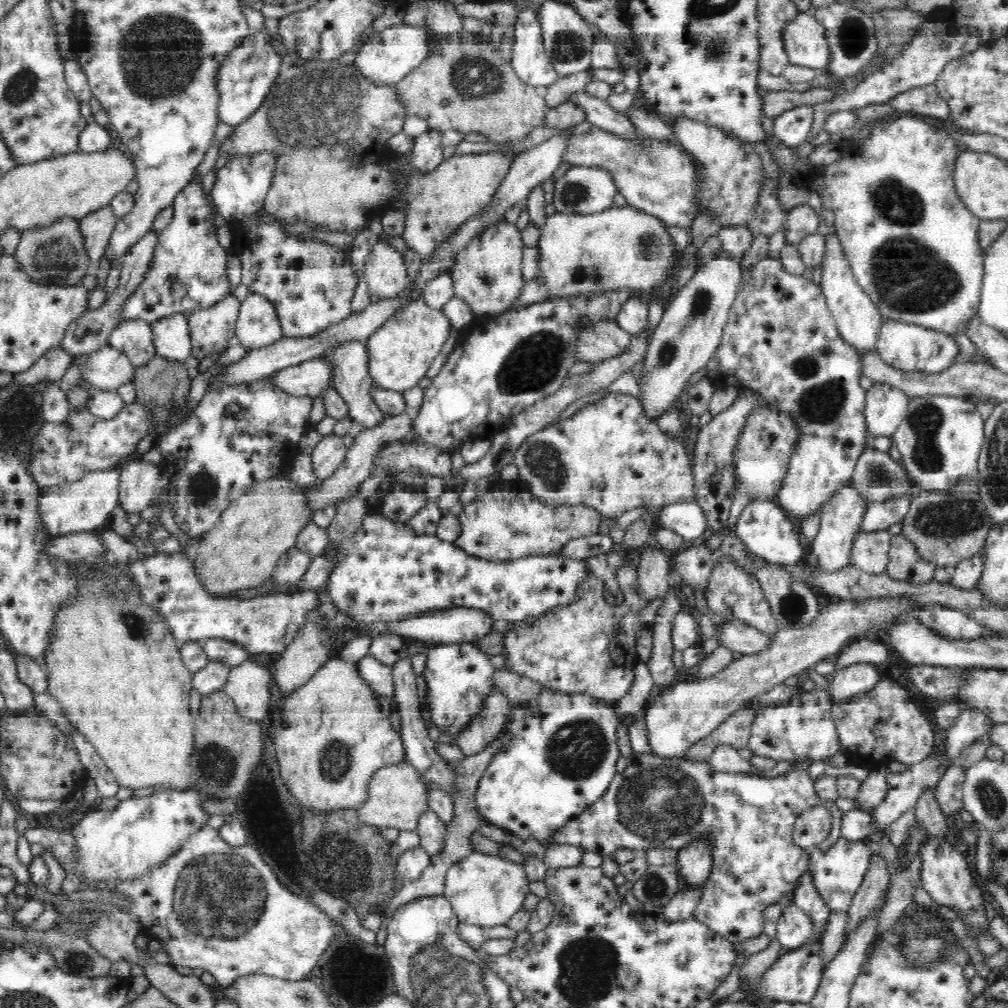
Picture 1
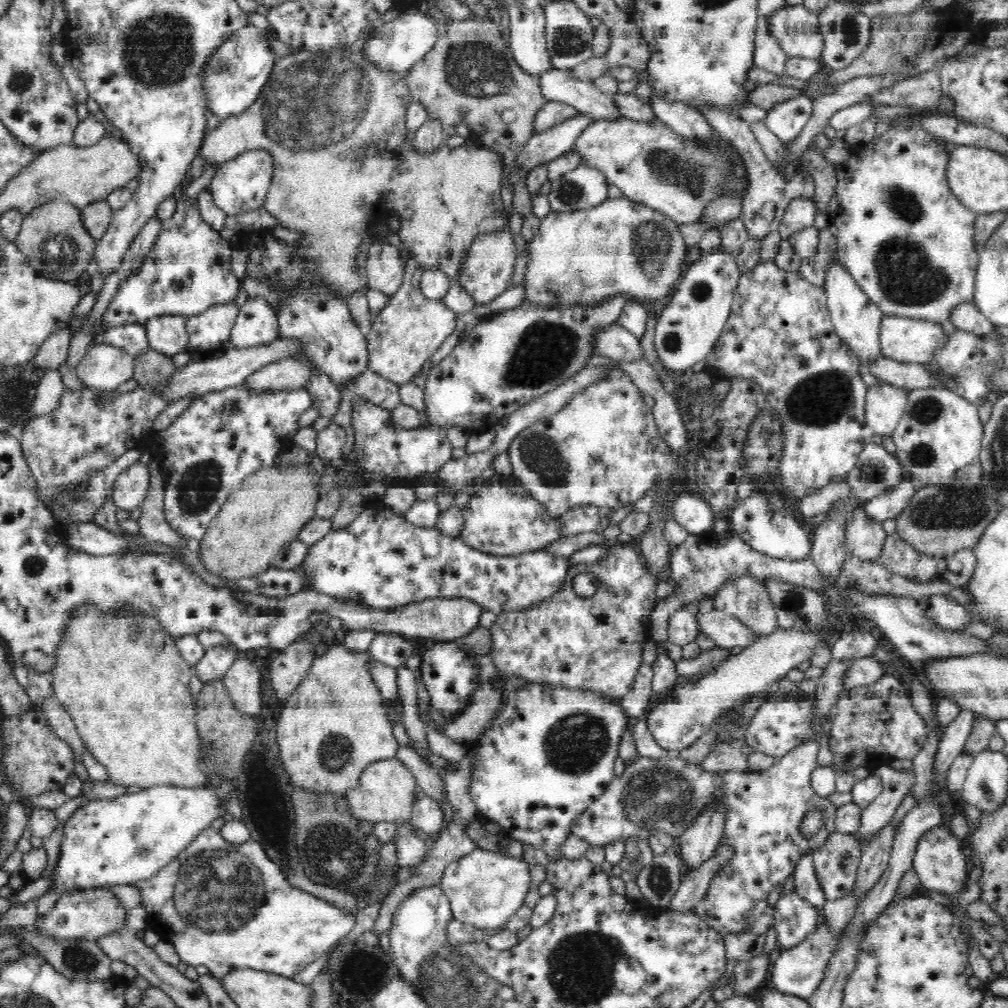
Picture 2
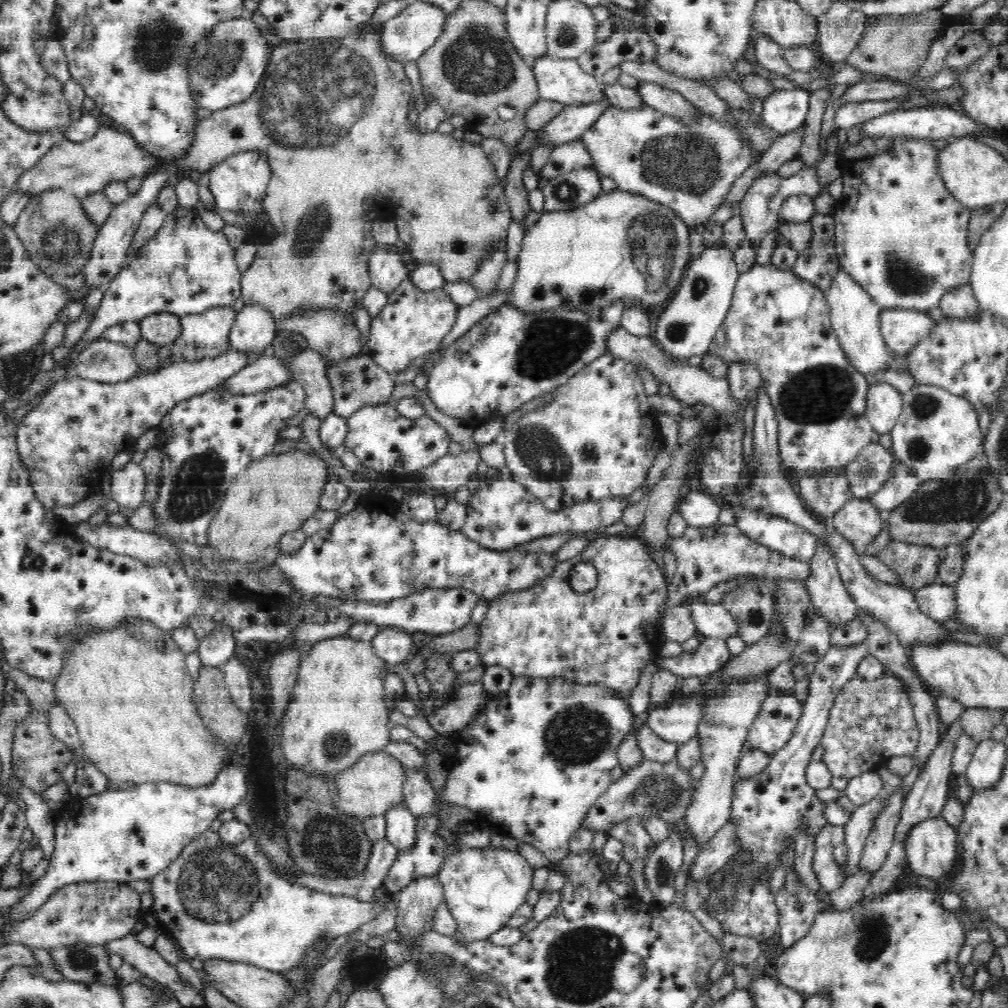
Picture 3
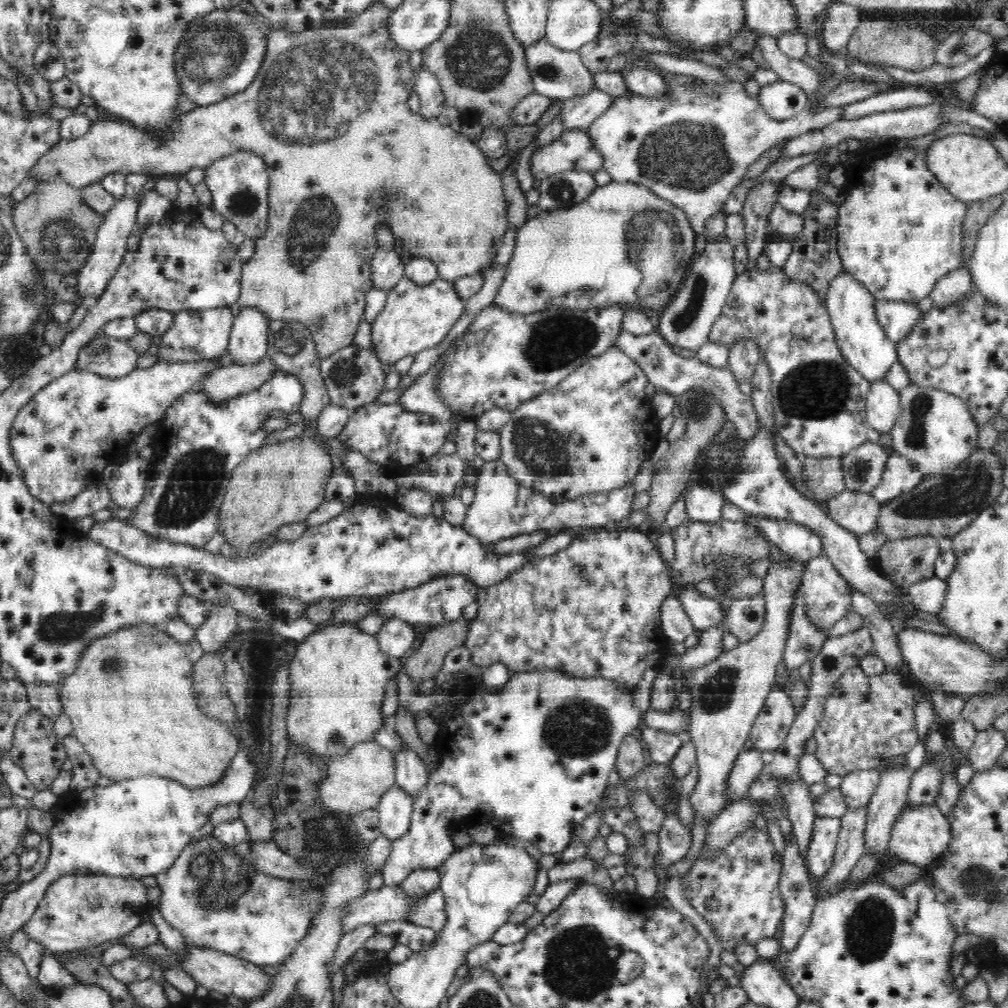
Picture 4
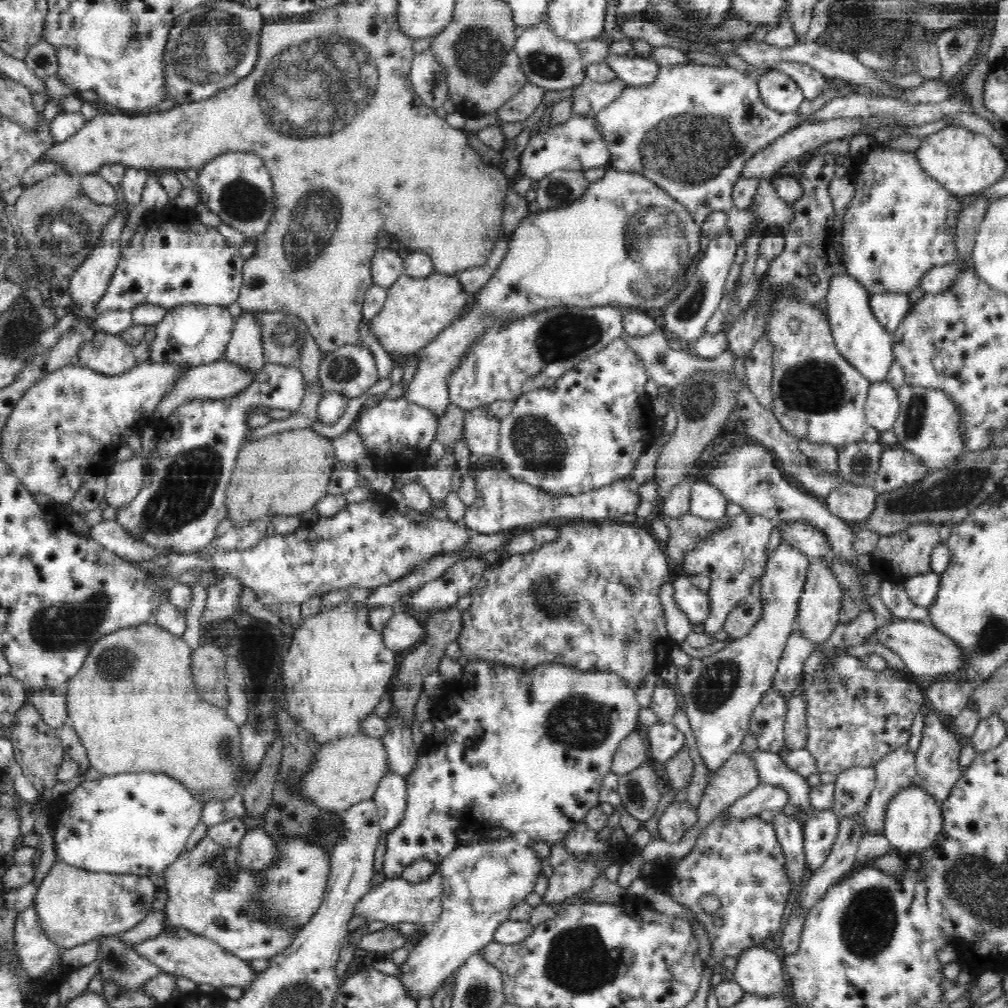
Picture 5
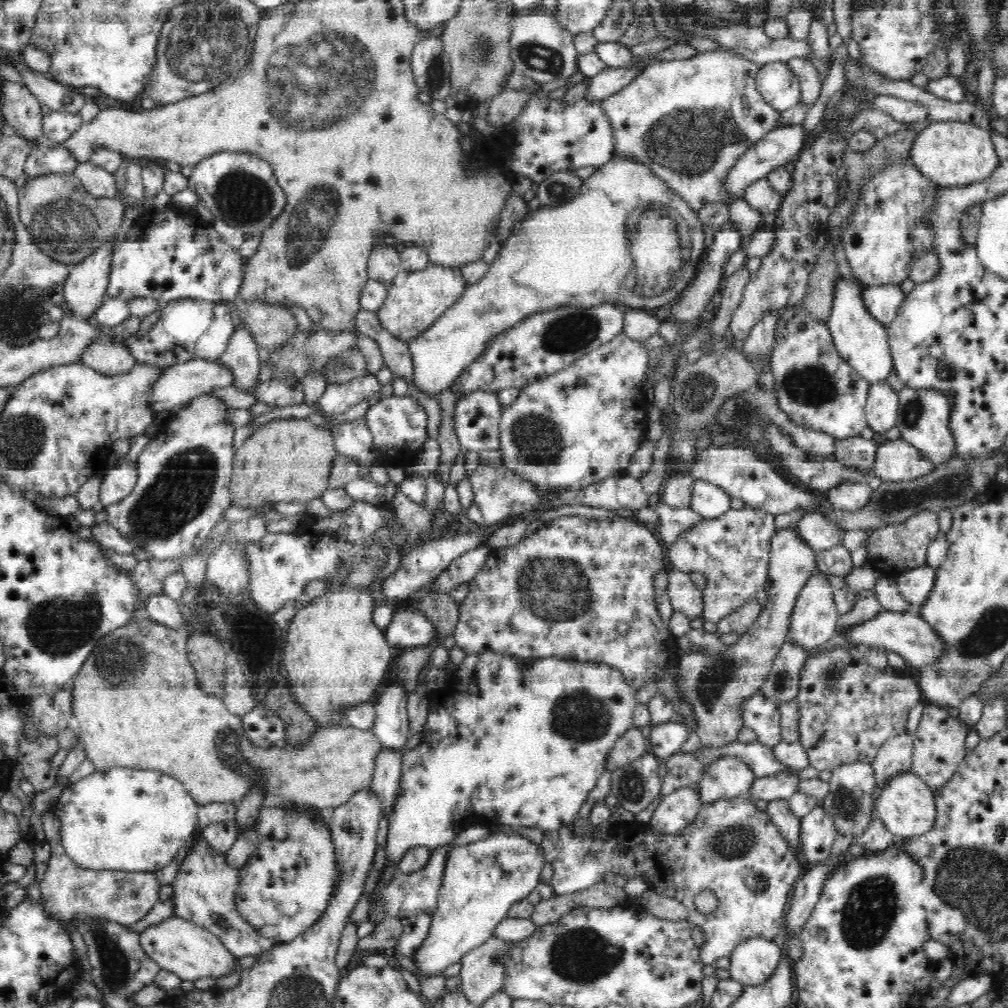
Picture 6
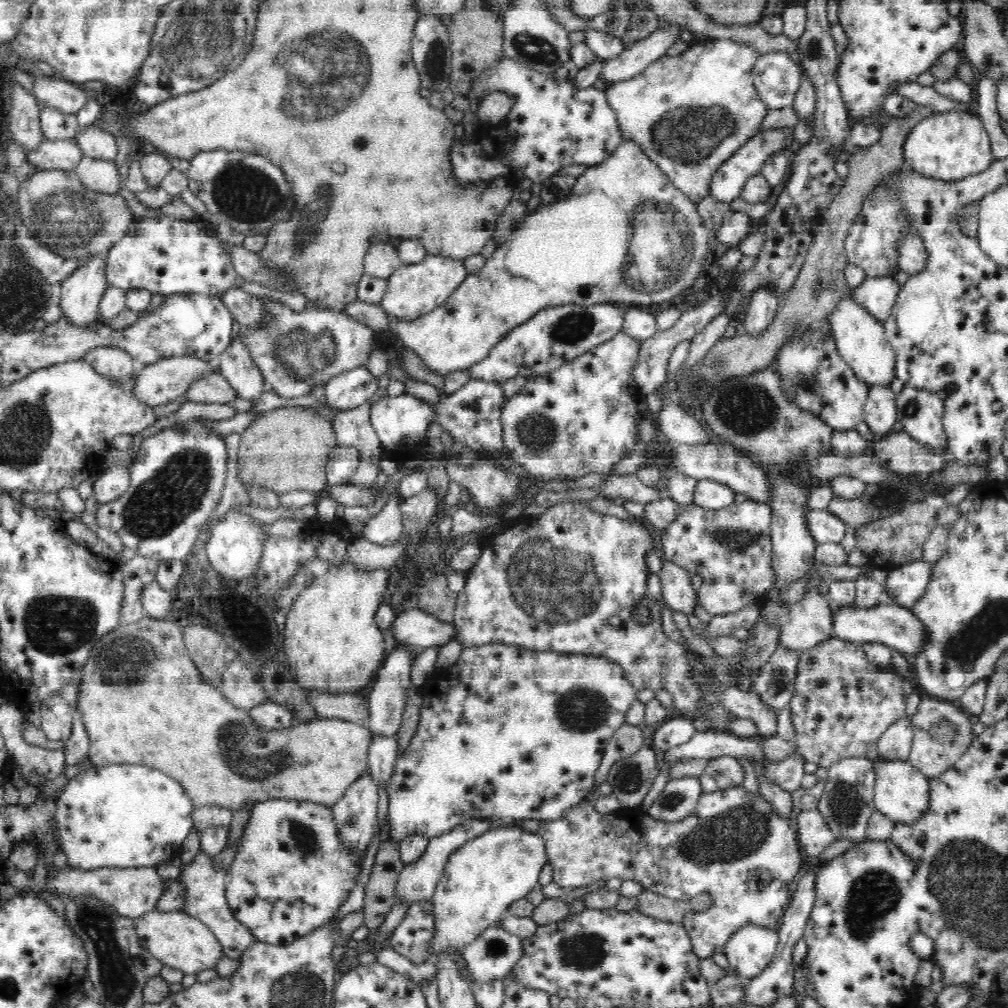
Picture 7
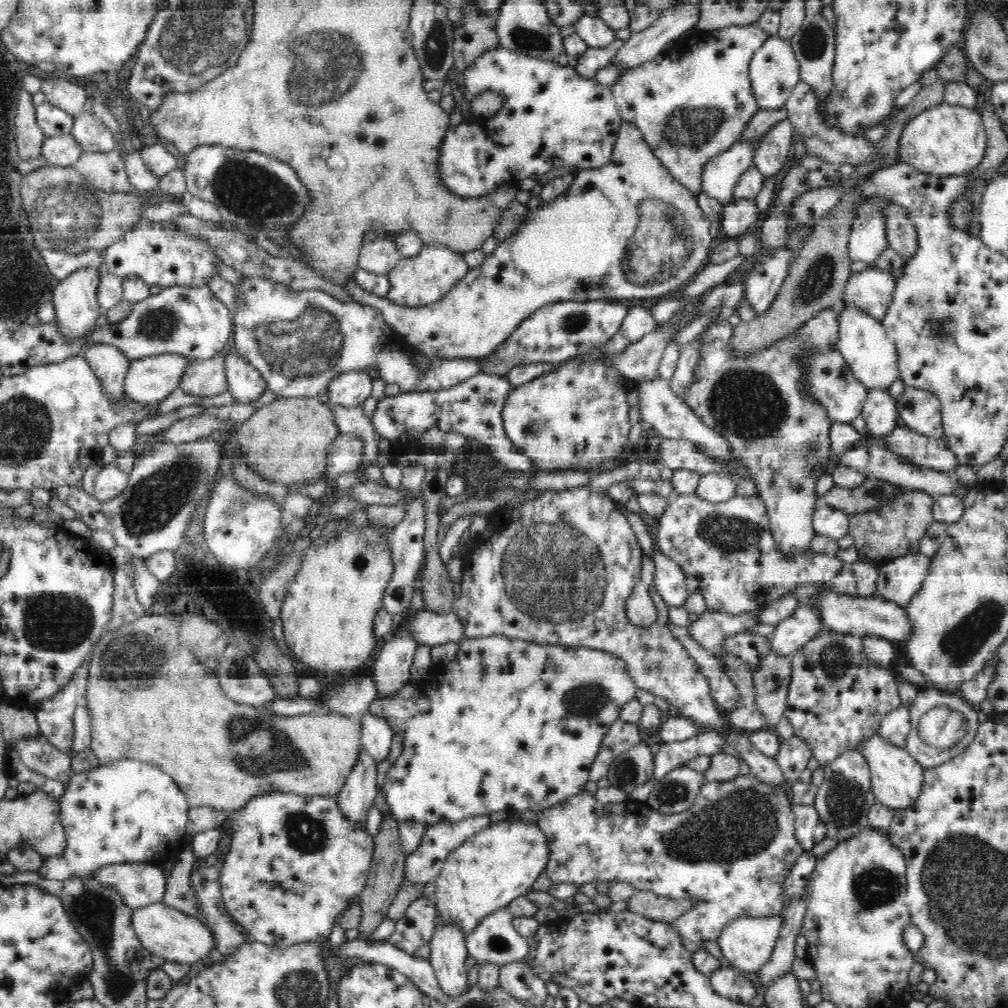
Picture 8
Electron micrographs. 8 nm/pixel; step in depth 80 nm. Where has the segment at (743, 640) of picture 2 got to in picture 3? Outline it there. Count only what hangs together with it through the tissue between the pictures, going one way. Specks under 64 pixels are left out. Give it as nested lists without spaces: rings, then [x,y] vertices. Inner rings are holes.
[[[705,595],[694,597],[690,604],[691,617],[695,627],[704,637],[724,640],[730,636],[740,636],[739,623],[732,618],[722,603],[710,604],[704,601]]]

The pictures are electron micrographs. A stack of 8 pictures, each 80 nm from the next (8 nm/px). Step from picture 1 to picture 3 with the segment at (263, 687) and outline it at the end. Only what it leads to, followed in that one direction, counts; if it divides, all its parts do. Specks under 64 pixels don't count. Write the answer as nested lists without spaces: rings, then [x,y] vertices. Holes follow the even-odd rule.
[[[232,657],[222,666],[222,669],[225,686],[233,704],[246,713],[250,712],[252,708],[251,678],[246,666]]]

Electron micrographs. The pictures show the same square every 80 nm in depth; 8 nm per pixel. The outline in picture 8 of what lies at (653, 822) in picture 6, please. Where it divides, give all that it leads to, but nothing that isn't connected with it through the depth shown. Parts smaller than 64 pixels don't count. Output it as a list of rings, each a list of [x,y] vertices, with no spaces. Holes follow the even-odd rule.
[[[682,764],[655,784],[646,802],[661,814],[680,814],[694,804],[704,784],[704,773]]]

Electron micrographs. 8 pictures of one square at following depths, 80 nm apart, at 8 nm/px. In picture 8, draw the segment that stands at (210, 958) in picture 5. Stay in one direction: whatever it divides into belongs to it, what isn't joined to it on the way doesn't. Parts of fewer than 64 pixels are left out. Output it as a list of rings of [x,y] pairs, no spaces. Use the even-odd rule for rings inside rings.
[[[162,903],[150,904],[140,910],[134,910],[131,925],[144,948],[156,956],[164,957],[165,961],[191,966],[195,962],[204,962],[210,950],[218,946],[208,925],[192,915],[184,914]]]

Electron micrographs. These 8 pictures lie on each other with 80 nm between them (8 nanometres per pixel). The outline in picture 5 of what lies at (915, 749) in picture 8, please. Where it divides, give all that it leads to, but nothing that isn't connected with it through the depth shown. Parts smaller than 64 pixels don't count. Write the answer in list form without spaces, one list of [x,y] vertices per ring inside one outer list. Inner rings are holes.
[[[929,712],[923,723],[922,739],[915,752],[915,780],[922,782],[922,787],[926,789],[927,794],[942,804],[946,798],[950,798],[952,788],[956,788],[956,781],[961,778],[960,750],[964,742],[958,740],[956,733],[946,727],[940,713]]]

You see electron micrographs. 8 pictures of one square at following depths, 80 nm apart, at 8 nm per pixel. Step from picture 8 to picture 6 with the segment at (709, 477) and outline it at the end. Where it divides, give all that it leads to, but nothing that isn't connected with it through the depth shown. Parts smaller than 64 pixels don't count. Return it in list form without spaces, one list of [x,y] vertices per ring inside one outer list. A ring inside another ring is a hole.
[[[698,479],[694,482],[691,507],[702,517],[716,518],[731,507],[731,499],[718,485]]]

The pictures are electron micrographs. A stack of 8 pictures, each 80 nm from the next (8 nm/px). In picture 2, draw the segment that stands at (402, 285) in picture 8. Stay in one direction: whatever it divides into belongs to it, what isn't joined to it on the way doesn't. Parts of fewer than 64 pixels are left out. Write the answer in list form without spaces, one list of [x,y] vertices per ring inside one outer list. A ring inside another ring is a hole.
[[[414,258],[405,263],[403,286],[389,296],[386,307],[375,315],[371,330],[366,334],[370,351],[368,367],[398,386],[414,380],[412,374],[422,368],[426,358],[434,355],[457,325],[457,315],[443,300],[429,300],[420,291],[423,272],[424,268]]]

